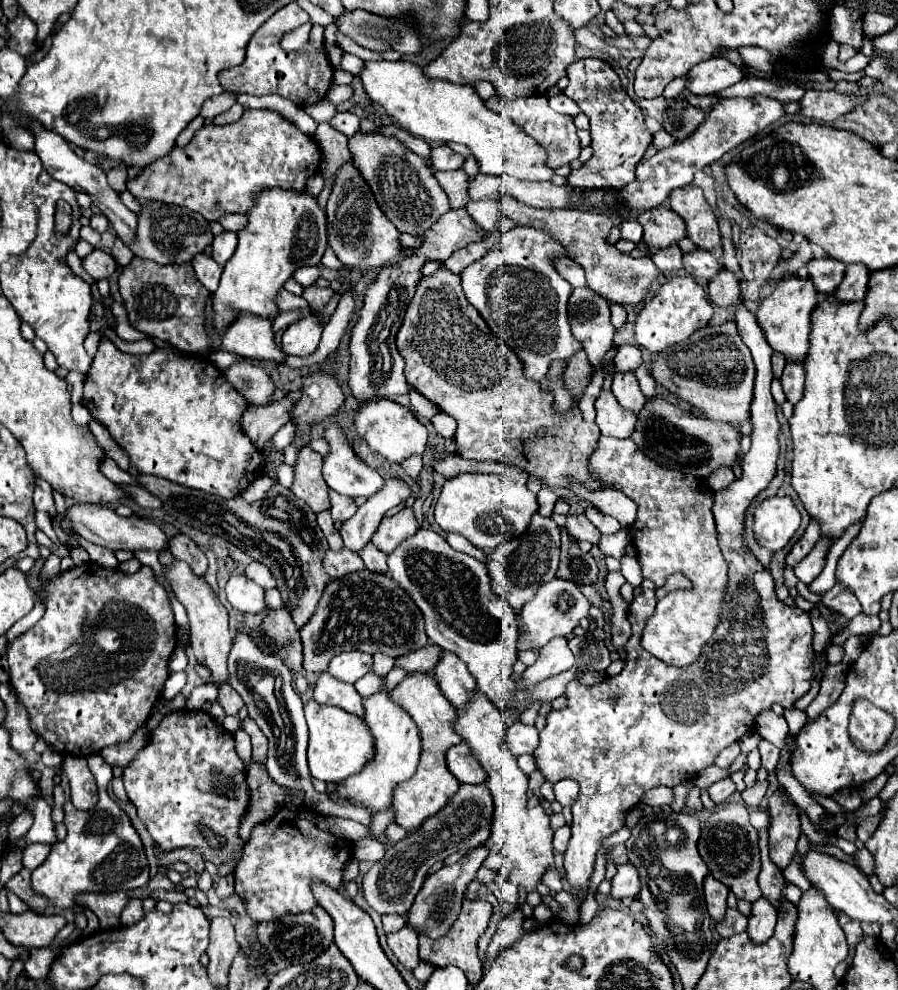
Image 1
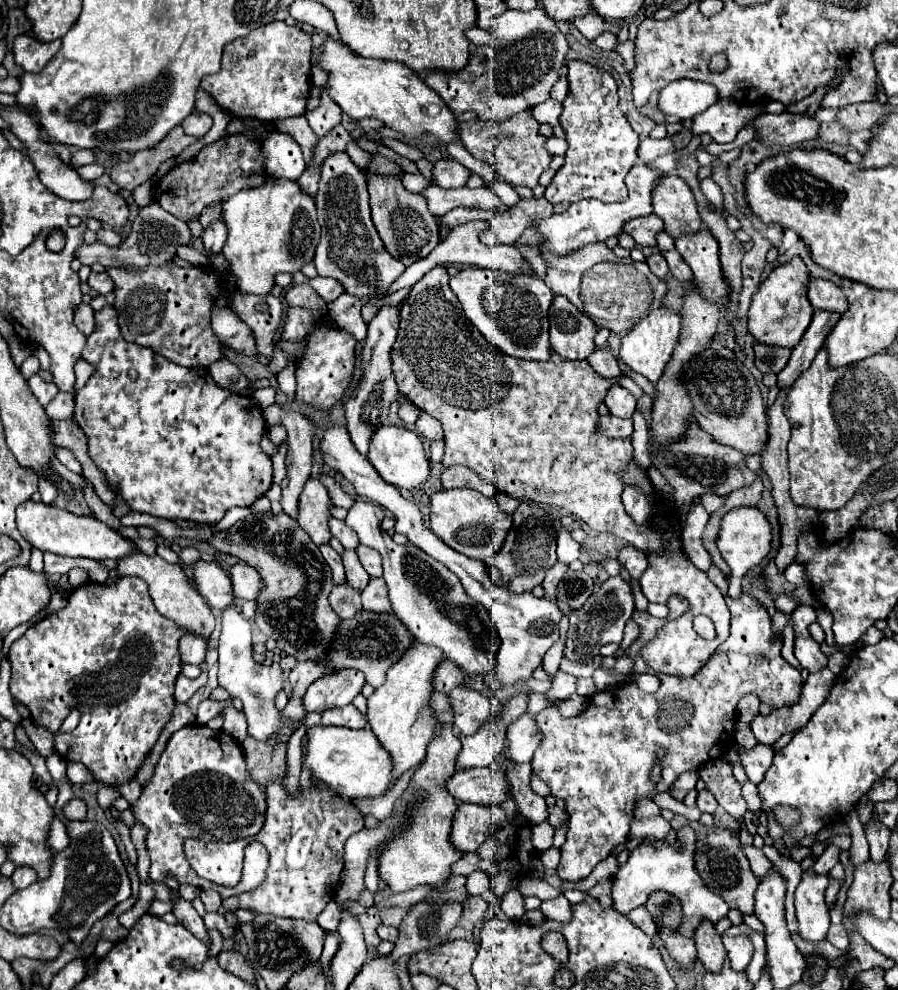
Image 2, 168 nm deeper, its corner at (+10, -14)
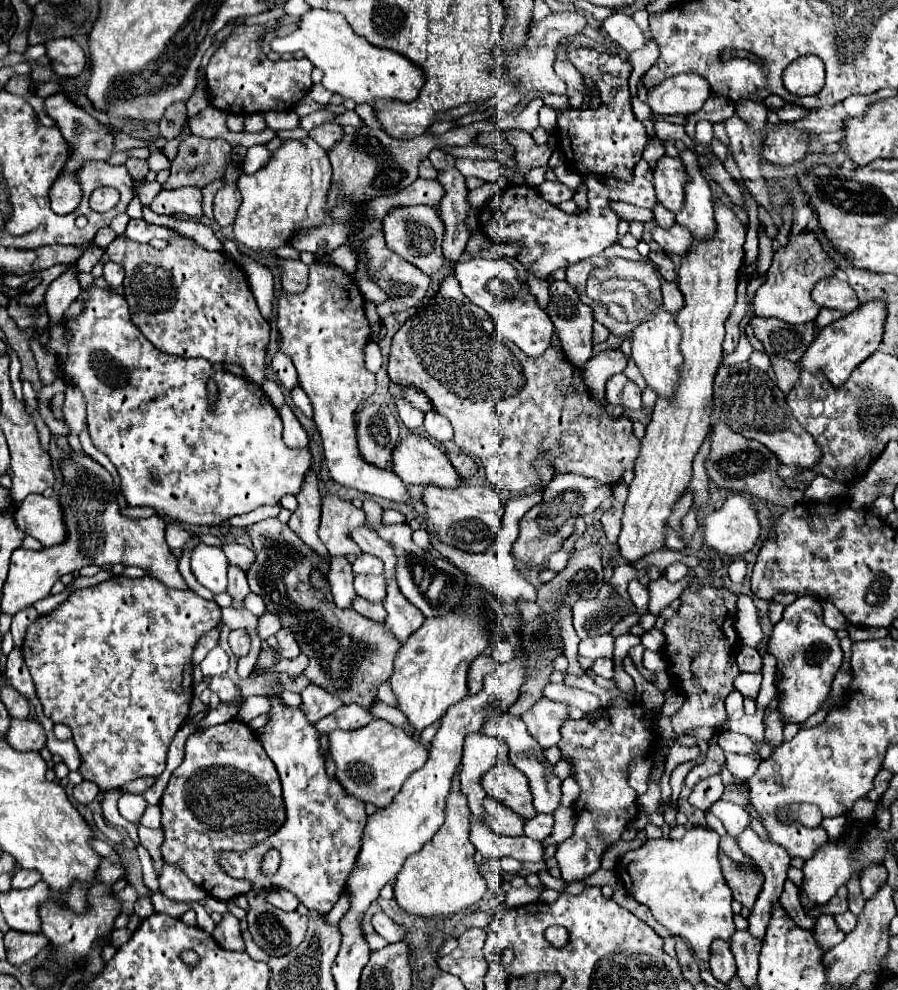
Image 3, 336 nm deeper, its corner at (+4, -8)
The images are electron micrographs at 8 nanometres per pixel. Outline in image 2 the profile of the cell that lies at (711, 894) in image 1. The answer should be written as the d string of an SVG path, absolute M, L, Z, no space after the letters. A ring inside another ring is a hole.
M711 922L699 924L699 930L695 932L695 946L697 946L697 958L703 962L705 970L721 972L727 954L721 942L721 936L715 932L715 926Z

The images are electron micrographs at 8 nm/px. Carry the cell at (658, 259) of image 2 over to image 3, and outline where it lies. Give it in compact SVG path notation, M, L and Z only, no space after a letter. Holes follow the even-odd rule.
M649 252L649 260L655 264L657 272L667 280L667 282L675 282L675 270L673 270L673 262L665 252Z

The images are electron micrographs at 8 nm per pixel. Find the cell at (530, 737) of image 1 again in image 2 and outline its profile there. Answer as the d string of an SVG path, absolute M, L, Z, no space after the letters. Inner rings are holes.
M525 712L525 716L519 716L519 720L515 720L515 724L507 730L509 746L505 752L513 762L531 762L531 756L541 740L537 720Z

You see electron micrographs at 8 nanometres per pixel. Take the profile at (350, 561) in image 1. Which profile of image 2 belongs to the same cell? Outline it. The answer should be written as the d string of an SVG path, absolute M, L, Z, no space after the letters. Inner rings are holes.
M341 584L335 586L331 590L329 596L331 608L341 616L341 618L351 618L355 616L355 612L361 612L363 604L361 604L361 594L357 590L353 590L349 584Z

